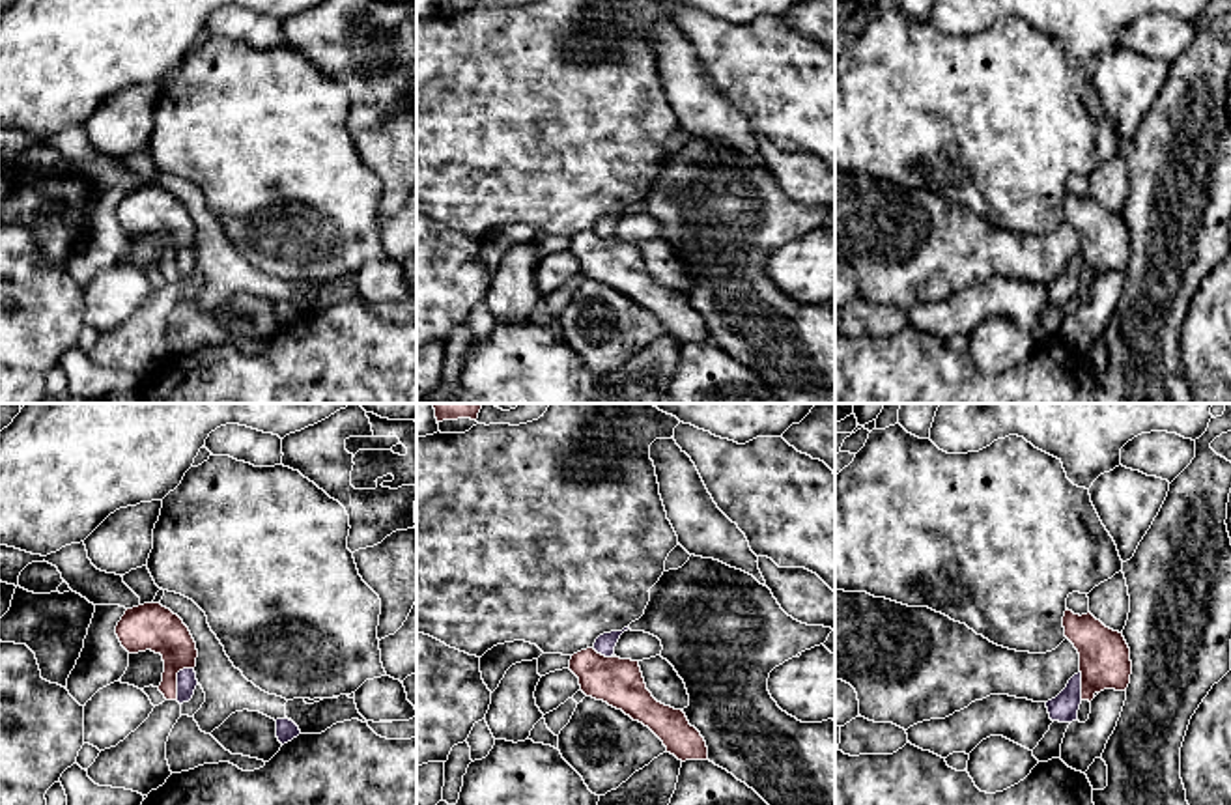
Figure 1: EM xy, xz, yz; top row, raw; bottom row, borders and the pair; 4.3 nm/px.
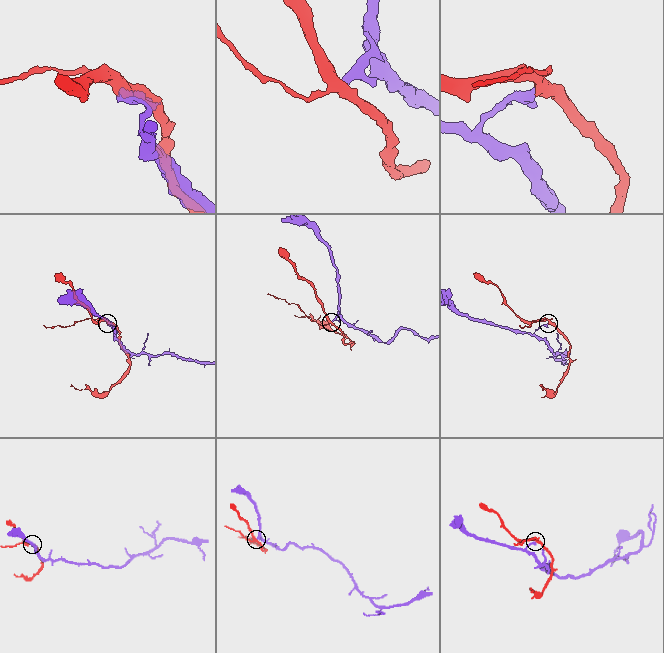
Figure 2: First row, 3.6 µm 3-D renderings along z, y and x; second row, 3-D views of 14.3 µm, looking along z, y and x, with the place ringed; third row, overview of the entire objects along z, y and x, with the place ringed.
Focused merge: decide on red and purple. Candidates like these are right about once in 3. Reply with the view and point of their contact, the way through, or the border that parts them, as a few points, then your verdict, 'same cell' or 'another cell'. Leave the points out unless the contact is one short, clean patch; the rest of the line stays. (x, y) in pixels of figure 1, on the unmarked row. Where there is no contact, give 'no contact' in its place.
meets red in xy at (176, 260); border along xy (193, 249), (183, 249), (178, 254), (176, 281); another cell

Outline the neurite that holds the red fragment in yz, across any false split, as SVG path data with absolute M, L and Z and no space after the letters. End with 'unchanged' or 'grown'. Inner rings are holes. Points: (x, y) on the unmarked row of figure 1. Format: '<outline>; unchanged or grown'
M1065 192L1065 219L1080 235L1082 282L1104 271L1126 273L1132 256L1130 230L1123 215L1106 209L1091 194Z; unchanged

